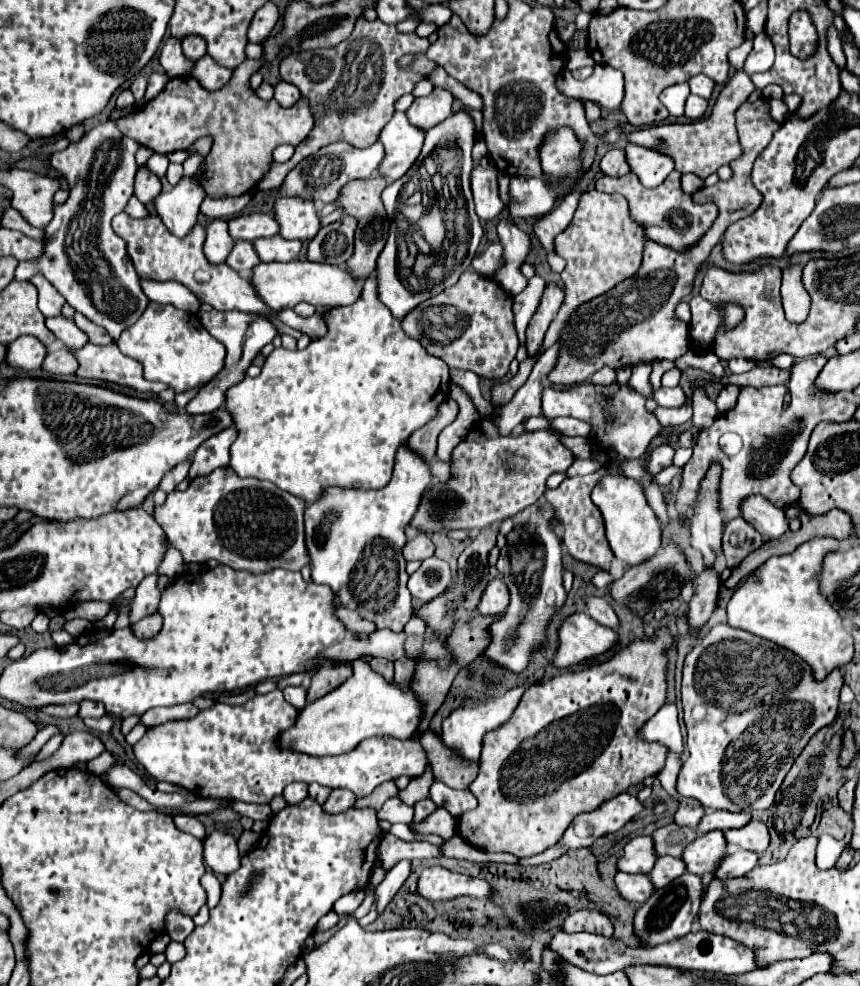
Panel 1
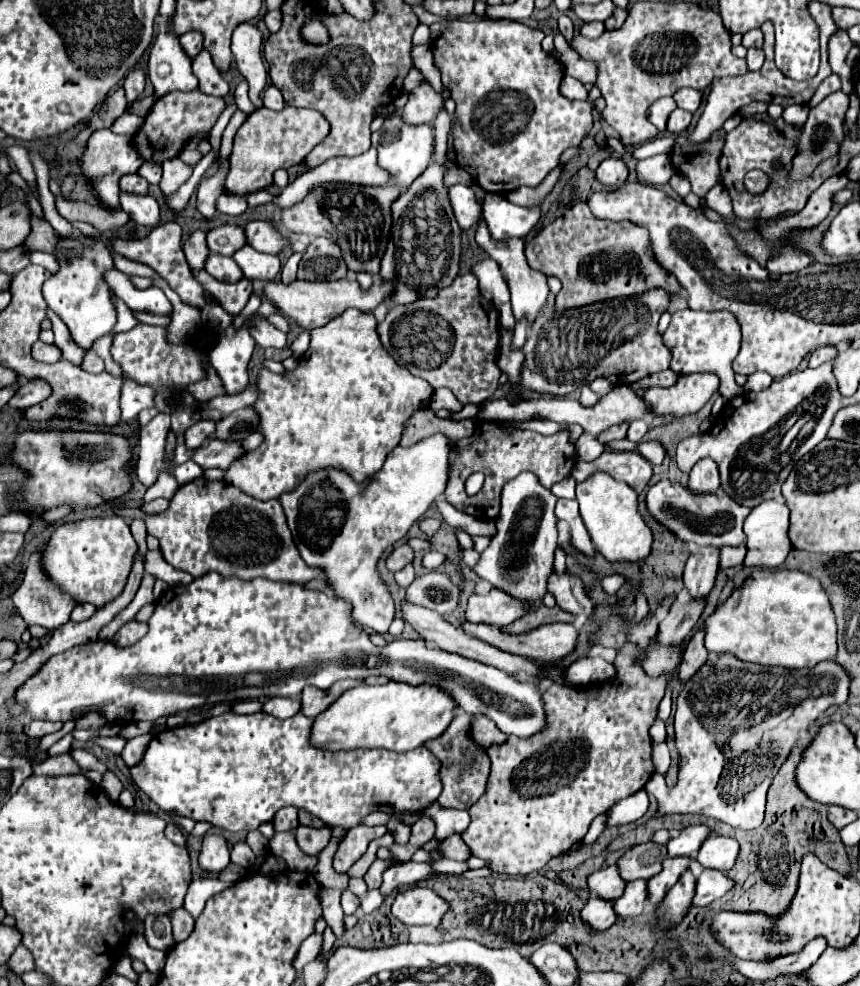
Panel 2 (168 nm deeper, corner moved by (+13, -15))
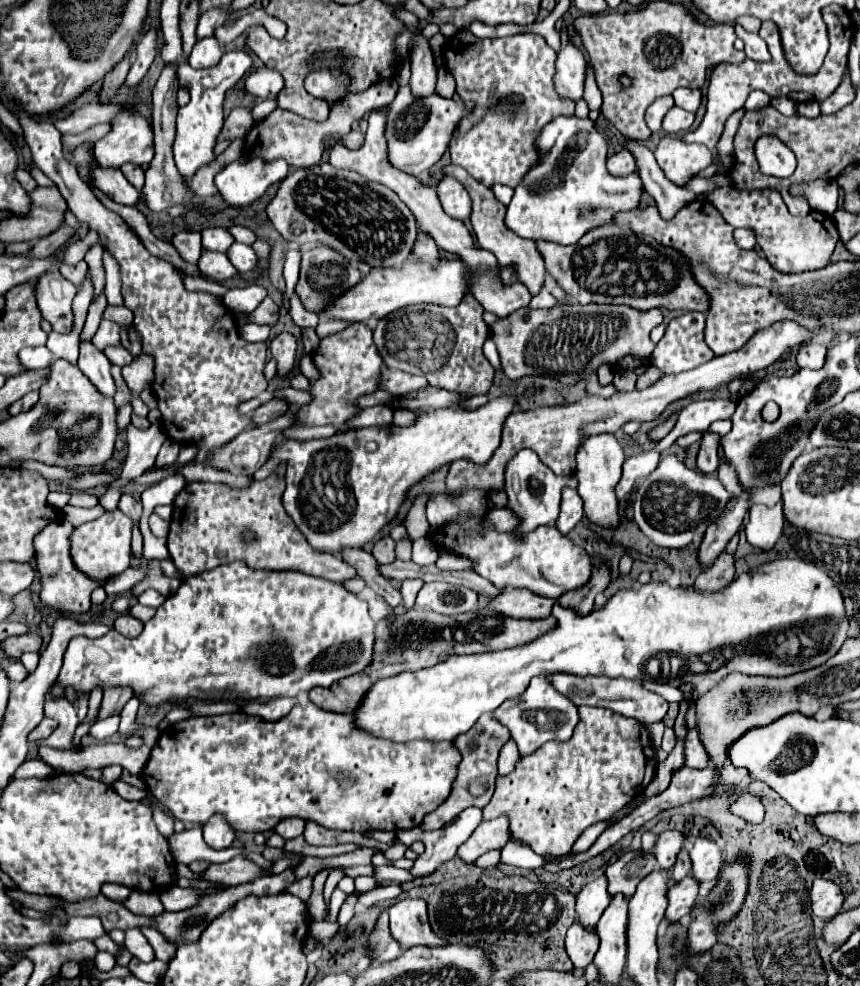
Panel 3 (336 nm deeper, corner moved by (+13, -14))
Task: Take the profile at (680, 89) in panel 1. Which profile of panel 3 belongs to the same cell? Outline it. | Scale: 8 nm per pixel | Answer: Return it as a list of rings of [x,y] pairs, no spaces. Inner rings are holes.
[[[662,96],[658,100],[654,100],[648,110],[646,110],[646,122],[648,122],[648,128],[652,132],[660,132],[662,130],[662,120],[664,116],[668,114],[668,110],[674,106],[674,98],[672,96]]]

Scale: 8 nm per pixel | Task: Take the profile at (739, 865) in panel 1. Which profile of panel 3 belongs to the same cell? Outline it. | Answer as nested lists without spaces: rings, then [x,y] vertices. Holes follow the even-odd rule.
[[[686,876],[682,882],[672,886],[668,890],[668,908],[666,908],[666,918],[670,922],[678,922],[682,916],[690,914],[690,910],[696,904],[700,882],[692,876]]]

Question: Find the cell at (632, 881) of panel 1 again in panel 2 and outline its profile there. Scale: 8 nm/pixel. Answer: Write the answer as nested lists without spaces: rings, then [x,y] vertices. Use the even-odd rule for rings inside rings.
[[[592,895],[586,907],[580,911],[580,919],[590,927],[592,933],[600,933],[616,923],[616,913],[610,901],[596,899],[596,895]]]

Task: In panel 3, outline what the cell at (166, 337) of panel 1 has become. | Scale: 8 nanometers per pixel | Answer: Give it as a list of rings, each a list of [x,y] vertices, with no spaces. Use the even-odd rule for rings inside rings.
[[[102,320],[98,332],[92,338],[92,342],[100,350],[104,350],[106,346],[118,346],[120,344],[120,340],[118,340],[118,324],[110,322],[110,320]]]

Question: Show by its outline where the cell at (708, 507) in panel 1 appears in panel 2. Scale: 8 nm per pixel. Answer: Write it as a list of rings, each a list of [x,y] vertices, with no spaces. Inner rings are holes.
[[[700,459],[692,471],[688,487],[696,493],[716,493],[720,491],[720,473],[712,459]]]

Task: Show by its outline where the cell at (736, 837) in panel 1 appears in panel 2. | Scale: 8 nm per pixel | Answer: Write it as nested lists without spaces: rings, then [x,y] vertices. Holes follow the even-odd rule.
[[[714,837],[706,839],[696,855],[696,861],[706,867],[706,869],[716,869],[716,871],[728,871],[734,867],[738,857],[738,843],[730,837]]]

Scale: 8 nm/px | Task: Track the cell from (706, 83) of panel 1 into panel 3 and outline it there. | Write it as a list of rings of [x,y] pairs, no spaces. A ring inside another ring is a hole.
[[[678,88],[672,96],[674,96],[676,106],[680,106],[688,112],[696,112],[700,106],[700,98],[702,98],[700,90],[690,90],[690,88]]]

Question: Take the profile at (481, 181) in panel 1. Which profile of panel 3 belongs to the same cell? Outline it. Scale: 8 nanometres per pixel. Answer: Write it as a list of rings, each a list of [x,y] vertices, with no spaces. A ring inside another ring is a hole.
[[[444,176],[438,184],[438,198],[448,216],[466,220],[472,214],[472,204],[466,188],[452,176]]]

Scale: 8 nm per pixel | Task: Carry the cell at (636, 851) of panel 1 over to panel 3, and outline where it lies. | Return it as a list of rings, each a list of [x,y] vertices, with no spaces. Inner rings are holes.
[[[598,876],[596,880],[592,880],[590,884],[586,884],[580,894],[578,894],[578,902],[576,902],[576,918],[588,926],[594,928],[596,922],[600,920],[600,914],[608,908],[610,902],[610,892],[608,892],[608,878],[606,876]]]

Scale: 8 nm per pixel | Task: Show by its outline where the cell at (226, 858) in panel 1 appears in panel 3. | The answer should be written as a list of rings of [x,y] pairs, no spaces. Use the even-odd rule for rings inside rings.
[[[212,818],[204,824],[204,840],[214,850],[224,850],[234,842],[234,830],[224,822],[224,818]]]

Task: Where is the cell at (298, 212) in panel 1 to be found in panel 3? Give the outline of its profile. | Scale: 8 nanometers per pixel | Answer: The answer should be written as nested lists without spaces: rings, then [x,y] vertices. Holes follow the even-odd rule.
[[[232,226],[230,232],[232,232],[236,242],[242,242],[242,244],[254,244],[256,242],[254,232],[250,228],[246,228],[246,226]]]

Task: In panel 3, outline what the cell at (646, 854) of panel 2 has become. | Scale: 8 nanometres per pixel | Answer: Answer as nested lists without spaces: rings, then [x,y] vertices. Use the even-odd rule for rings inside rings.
[[[628,850],[624,856],[620,856],[614,864],[606,868],[608,876],[608,890],[610,894],[626,894],[628,898],[634,894],[638,882],[650,874],[656,868],[656,858],[652,852],[634,852]]]

